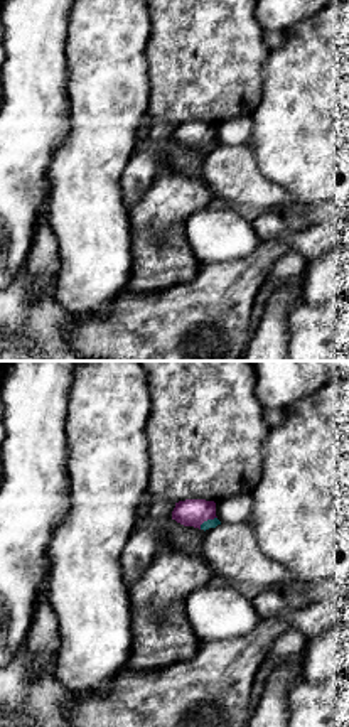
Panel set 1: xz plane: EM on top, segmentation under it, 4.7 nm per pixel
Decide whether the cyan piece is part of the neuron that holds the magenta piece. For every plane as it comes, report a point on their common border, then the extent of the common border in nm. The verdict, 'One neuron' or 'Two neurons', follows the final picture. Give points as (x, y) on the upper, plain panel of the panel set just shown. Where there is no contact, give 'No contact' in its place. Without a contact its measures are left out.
Touches magenta at (206, 142). Shared border 110 nm

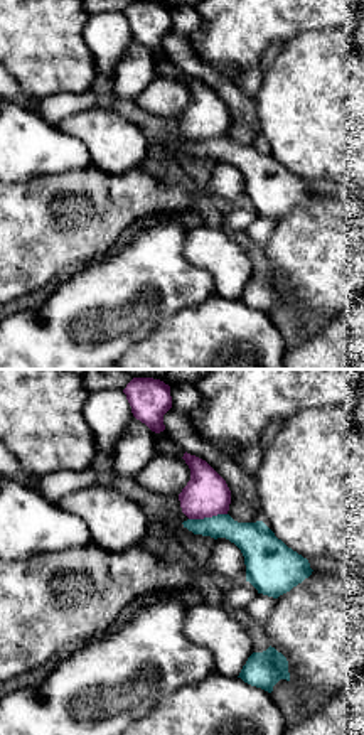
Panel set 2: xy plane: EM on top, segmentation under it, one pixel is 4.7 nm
Touches magenta at (208, 139). Shared border 190 nm

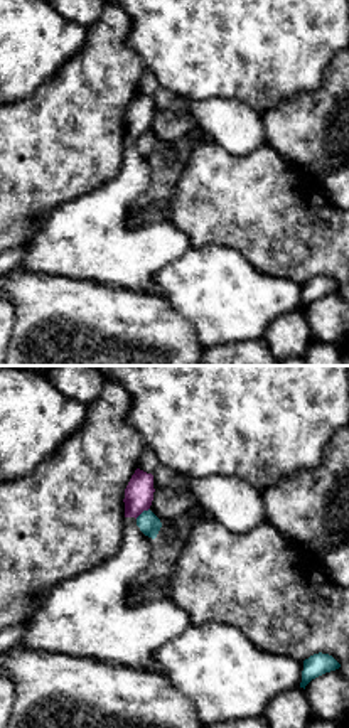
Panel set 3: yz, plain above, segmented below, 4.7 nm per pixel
Touches magenta at (142, 133). Shared border 90 nm

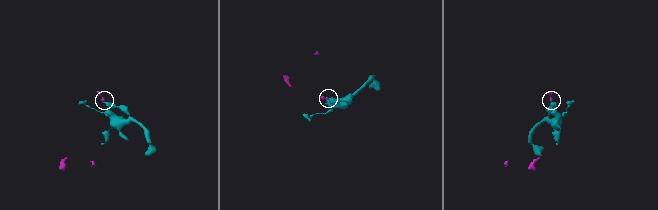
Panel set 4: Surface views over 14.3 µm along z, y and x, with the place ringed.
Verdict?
Two neurons

